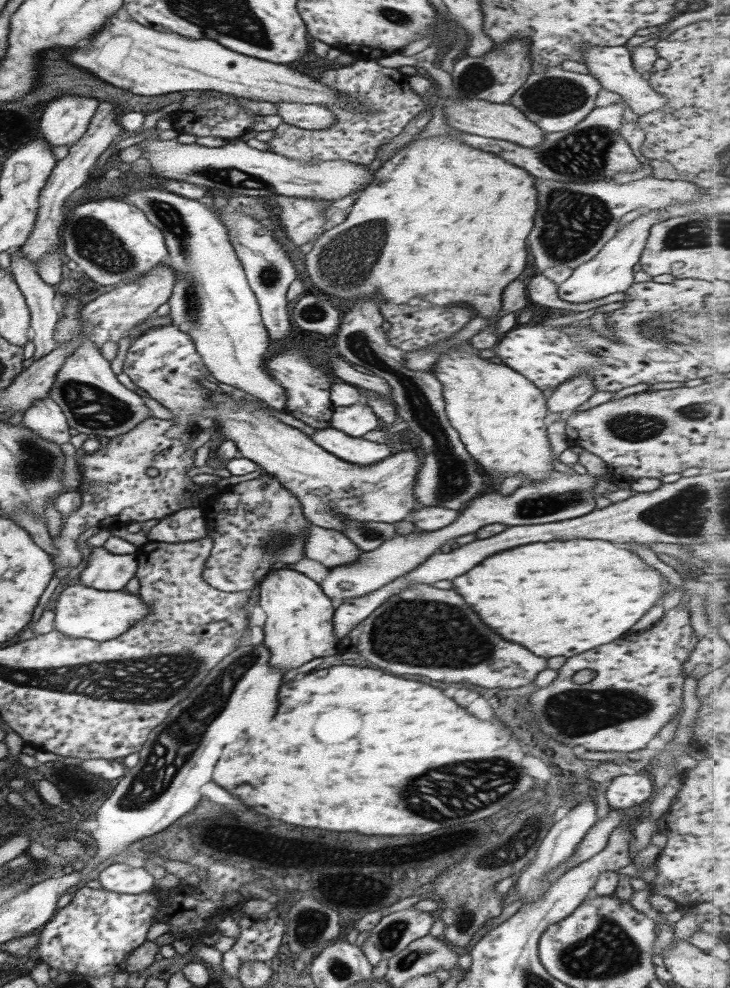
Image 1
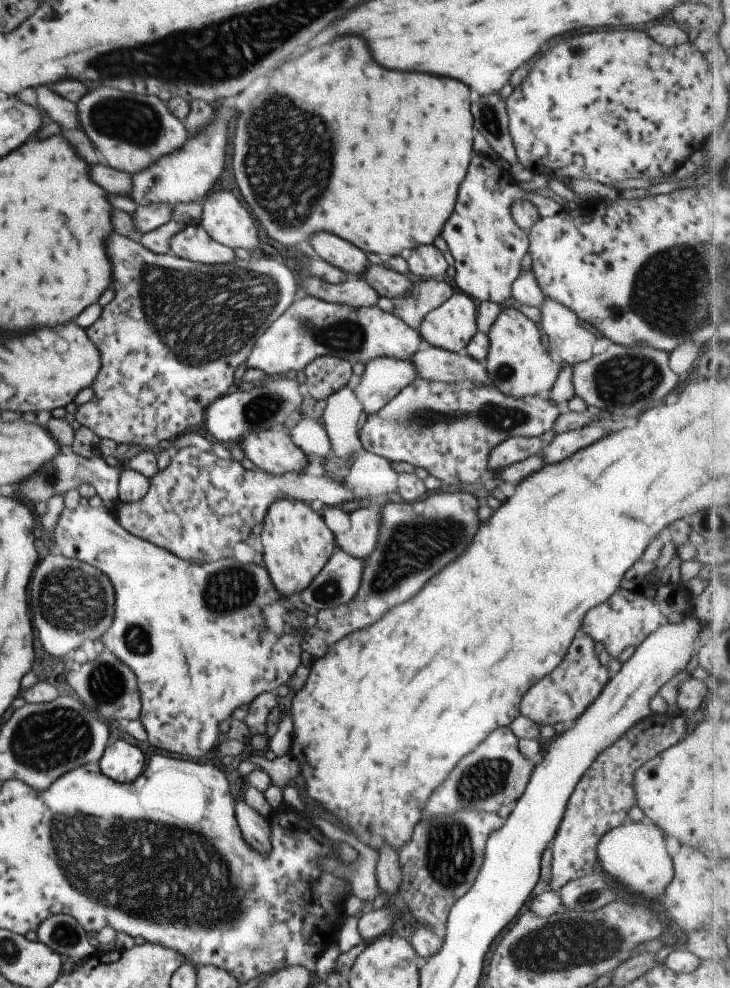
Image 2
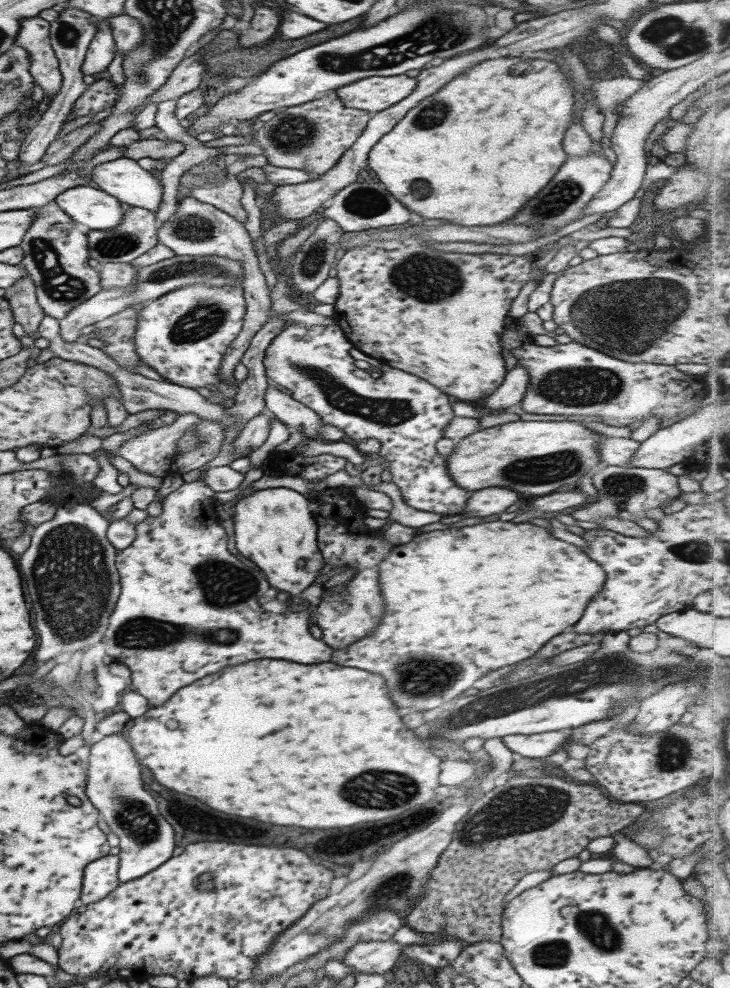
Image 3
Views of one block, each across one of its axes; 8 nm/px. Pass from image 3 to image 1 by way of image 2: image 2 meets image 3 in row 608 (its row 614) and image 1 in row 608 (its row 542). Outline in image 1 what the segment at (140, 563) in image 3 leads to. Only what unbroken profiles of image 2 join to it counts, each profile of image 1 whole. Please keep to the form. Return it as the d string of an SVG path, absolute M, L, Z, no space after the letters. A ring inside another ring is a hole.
M64 585L59 588L55 604L53 629L71 638L86 638L103 642L123 634L130 626L149 613L149 606L138 594L130 594L125 587L116 591L99 591L87 586Z

